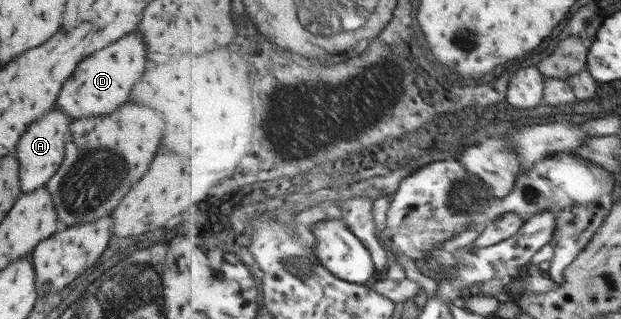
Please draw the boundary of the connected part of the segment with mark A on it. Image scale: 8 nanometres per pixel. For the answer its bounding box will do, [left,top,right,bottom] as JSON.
[16,109,71,193]

